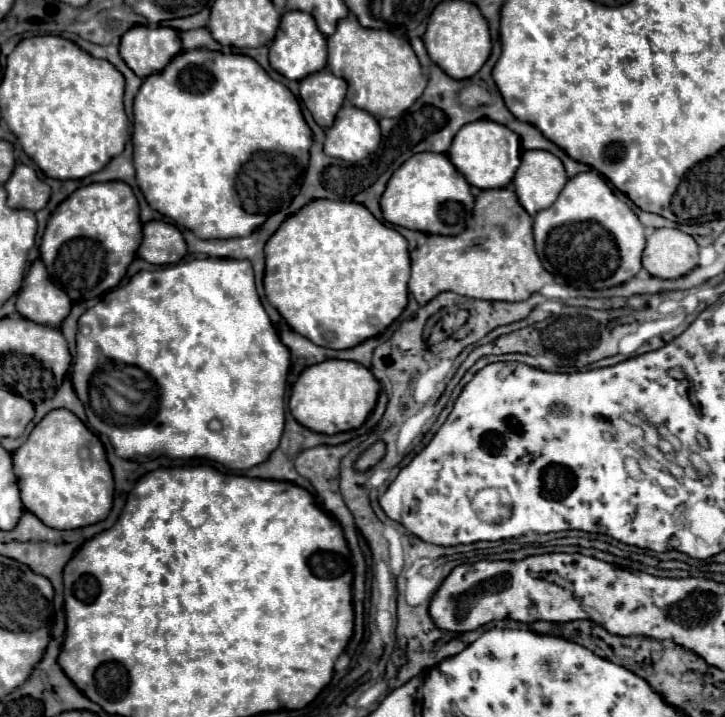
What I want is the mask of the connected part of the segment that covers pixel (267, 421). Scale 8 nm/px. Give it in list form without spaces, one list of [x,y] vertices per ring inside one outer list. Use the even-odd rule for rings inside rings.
[[[193,259],[187,263],[177,263],[177,265],[169,265],[169,267],[161,267],[157,271],[139,271],[137,275],[131,277],[131,281],[119,289],[113,289],[99,305],[87,309],[81,317],[79,317],[79,331],[77,331],[77,359],[73,365],[73,387],[79,395],[79,399],[87,405],[89,403],[89,379],[93,375],[93,371],[97,369],[99,359],[111,359],[115,363],[125,363],[125,365],[135,365],[141,367],[143,371],[147,371],[157,385],[161,387],[161,399],[159,399],[159,407],[155,413],[155,417],[151,421],[133,421],[135,415],[135,407],[125,407],[125,421],[119,423],[103,423],[101,419],[89,419],[91,427],[97,433],[105,433],[113,447],[115,453],[123,459],[129,461],[144,462],[149,461],[150,457],[155,459],[161,455],[169,455],[169,457],[177,457],[177,459],[195,459],[195,457],[203,457],[203,459],[211,459],[217,461],[229,469],[251,469],[259,463],[263,463],[271,451],[277,449],[281,433],[283,433],[283,421],[285,421],[285,403],[283,403],[283,395],[285,395],[285,383],[287,383],[287,371],[290,369],[290,352],[279,339],[273,323],[271,323],[269,316],[265,313],[261,299],[257,295],[255,289],[255,277],[253,277],[253,267],[249,261],[235,261],[235,259]],[[211,419],[219,419],[223,423],[221,431],[211,431],[209,429],[209,421]]]

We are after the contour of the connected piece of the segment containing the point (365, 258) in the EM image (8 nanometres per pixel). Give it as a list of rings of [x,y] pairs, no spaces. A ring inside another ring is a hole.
[[[311,201],[281,223],[265,245],[265,293],[293,331],[327,349],[351,349],[381,335],[407,307],[411,259],[407,239],[365,209],[345,201]]]

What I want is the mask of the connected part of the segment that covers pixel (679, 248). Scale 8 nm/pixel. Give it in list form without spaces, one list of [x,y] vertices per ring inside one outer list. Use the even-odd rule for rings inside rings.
[[[653,229],[643,251],[643,267],[661,279],[677,279],[699,261],[695,239],[679,229]]]

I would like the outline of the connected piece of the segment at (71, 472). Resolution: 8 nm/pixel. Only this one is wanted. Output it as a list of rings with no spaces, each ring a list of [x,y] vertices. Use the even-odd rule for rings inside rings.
[[[67,409],[47,413],[29,439],[13,453],[21,501],[53,529],[77,529],[103,521],[113,507],[113,473],[105,447],[85,423]]]

